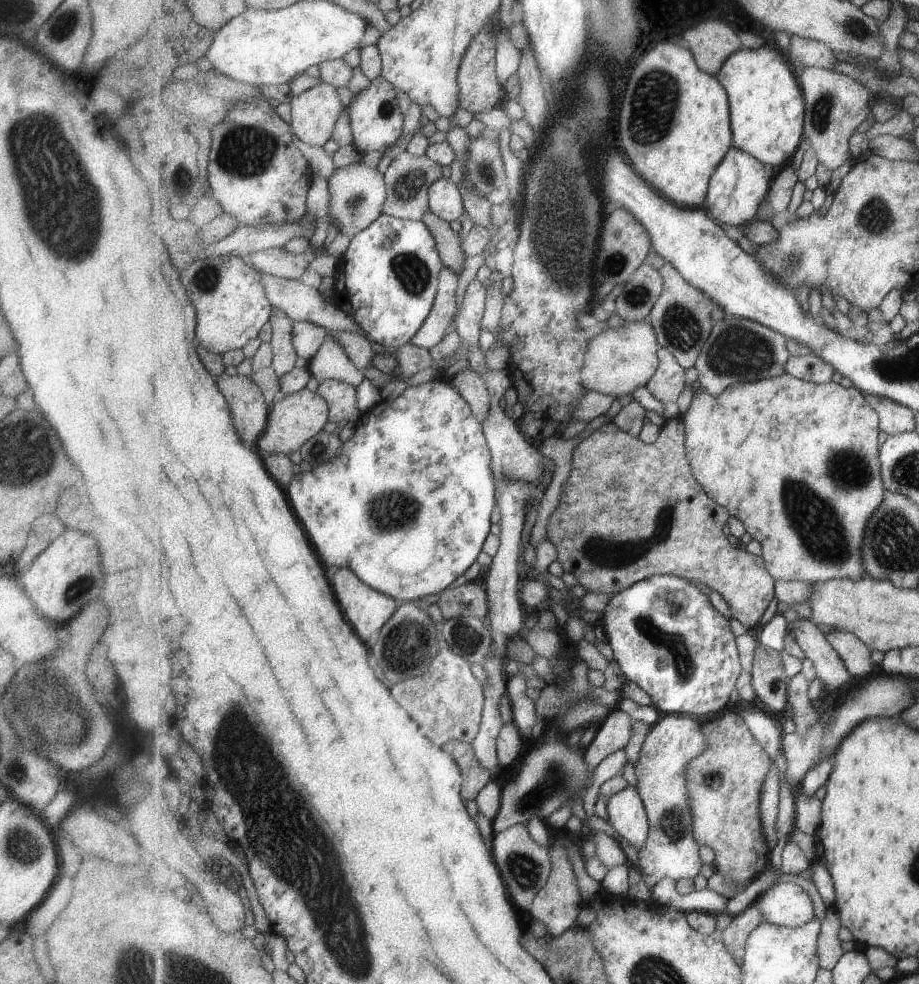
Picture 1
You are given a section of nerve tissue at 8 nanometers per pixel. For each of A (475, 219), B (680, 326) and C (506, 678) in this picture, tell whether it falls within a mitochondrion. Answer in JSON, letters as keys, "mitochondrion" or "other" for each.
{"A":"other","B":"mitochondrion","C":"other"}

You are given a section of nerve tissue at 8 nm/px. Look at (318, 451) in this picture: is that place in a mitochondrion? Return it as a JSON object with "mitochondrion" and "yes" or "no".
{"mitochondrion":"yes"}

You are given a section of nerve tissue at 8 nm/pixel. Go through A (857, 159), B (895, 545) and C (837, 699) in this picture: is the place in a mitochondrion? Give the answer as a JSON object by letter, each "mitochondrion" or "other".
{"A":"other","B":"mitochondrion","C":"other"}

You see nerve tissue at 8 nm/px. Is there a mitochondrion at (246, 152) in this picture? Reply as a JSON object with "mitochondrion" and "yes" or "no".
{"mitochondrion":"yes"}

